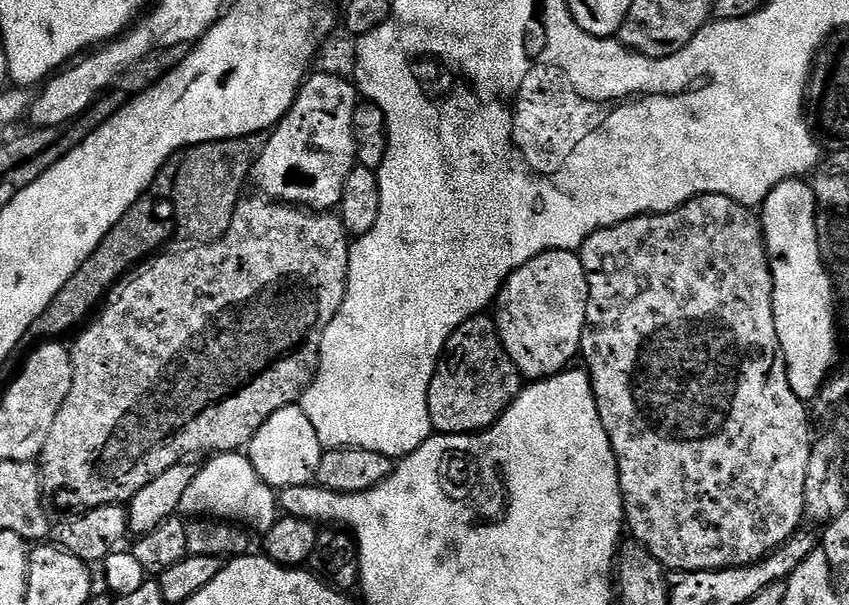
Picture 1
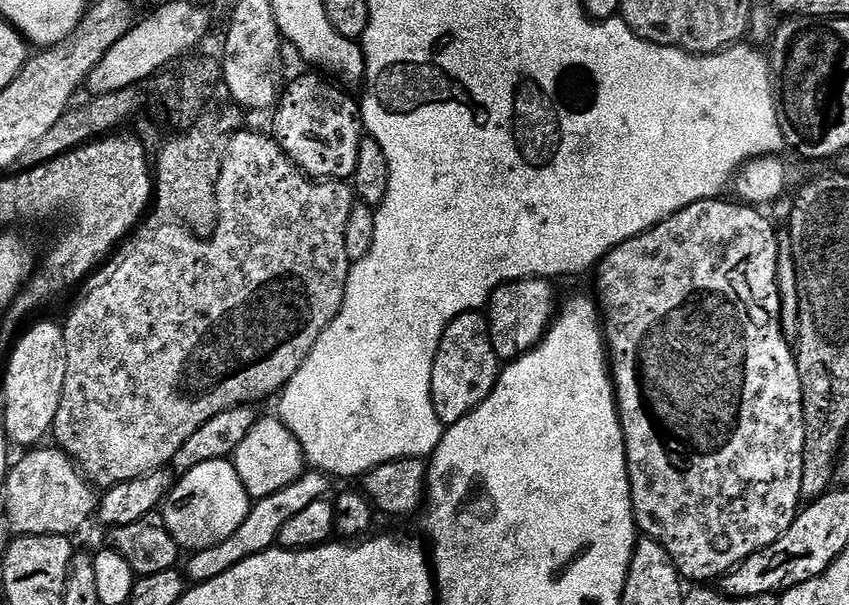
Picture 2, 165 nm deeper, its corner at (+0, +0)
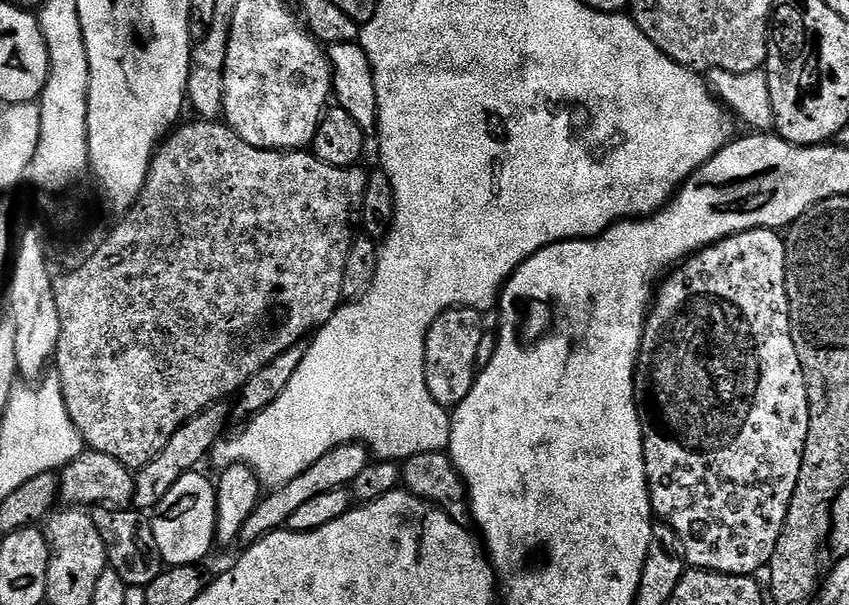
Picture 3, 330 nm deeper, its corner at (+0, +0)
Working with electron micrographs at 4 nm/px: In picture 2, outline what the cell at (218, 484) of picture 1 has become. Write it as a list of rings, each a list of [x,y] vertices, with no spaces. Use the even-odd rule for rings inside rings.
[[[211,460],[202,462],[202,466],[194,466],[173,483],[172,491],[162,505],[162,515],[166,530],[173,536],[178,548],[195,550],[226,542],[226,538],[230,538],[230,534],[234,534],[238,526],[246,522],[252,505],[253,501],[233,461]]]

